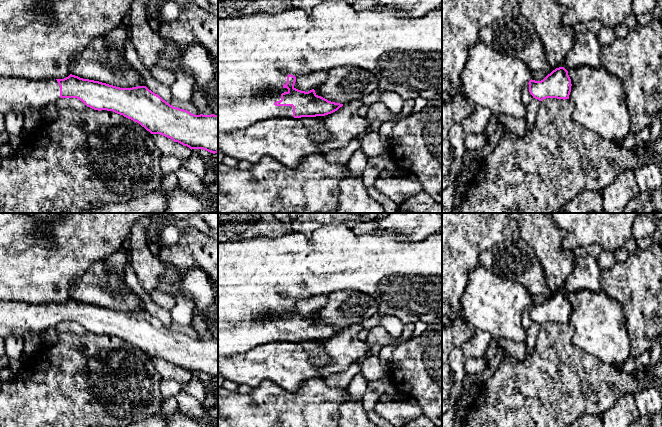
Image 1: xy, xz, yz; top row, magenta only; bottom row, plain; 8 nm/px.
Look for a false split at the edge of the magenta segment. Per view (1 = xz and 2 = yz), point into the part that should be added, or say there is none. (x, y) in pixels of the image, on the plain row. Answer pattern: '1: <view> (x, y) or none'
1: xz (256, 276)
2: none

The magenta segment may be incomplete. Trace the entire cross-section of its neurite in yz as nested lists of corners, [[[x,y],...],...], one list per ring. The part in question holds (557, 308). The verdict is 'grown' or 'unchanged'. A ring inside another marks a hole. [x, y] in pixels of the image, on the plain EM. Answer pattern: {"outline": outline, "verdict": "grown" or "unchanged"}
{"outline": [[[564,291],[556,292],[541,305],[531,303],[528,308],[530,318],[539,325],[546,322],[569,323],[572,310]]], "verdict": "unchanged"}

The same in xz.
{"outline": [[[325,224],[307,237],[288,232],[279,238],[258,237],[218,243],[218,356],[245,353],[264,343],[316,341],[337,335],[343,328],[294,311],[298,300],[341,290],[369,294],[378,303],[378,314],[397,317],[403,325],[417,321],[430,324],[442,318],[442,233],[421,240],[401,239],[397,234],[373,231],[357,235],[341,224]]], "verdict": "grown"}

